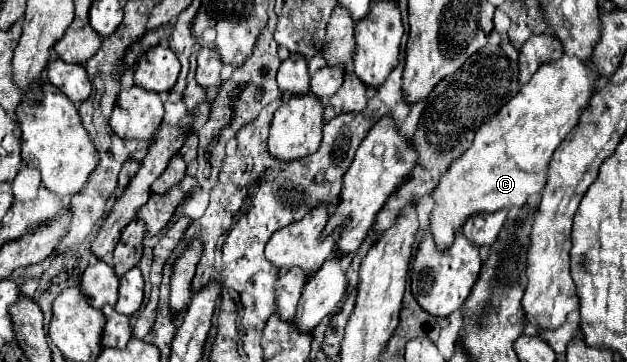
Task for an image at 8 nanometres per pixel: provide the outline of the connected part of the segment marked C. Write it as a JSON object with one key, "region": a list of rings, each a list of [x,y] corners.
{"region":[[[562,56],[558,62],[552,64],[542,64],[540,70],[532,76],[532,80],[520,88],[520,92],[500,108],[500,112],[488,120],[480,130],[476,132],[476,138],[472,146],[460,156],[452,166],[440,176],[440,182],[436,190],[432,192],[434,198],[434,208],[430,212],[430,234],[436,242],[436,250],[448,250],[450,244],[454,242],[454,234],[462,224],[474,216],[474,214],[484,214],[484,212],[496,212],[496,210],[510,210],[510,208],[520,208],[528,196],[540,194],[546,184],[546,174],[548,174],[548,164],[554,154],[554,150],[562,144],[566,134],[578,124],[580,114],[584,112],[594,84],[598,80],[598,72],[594,70],[592,64],[580,62],[576,56]]]}

